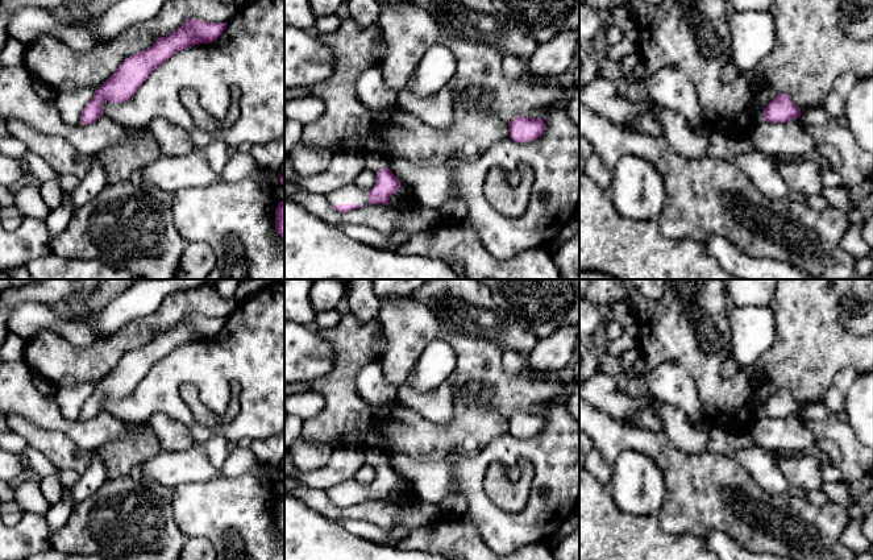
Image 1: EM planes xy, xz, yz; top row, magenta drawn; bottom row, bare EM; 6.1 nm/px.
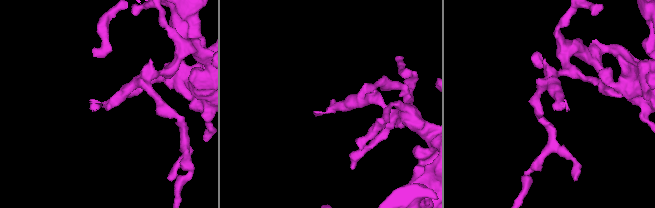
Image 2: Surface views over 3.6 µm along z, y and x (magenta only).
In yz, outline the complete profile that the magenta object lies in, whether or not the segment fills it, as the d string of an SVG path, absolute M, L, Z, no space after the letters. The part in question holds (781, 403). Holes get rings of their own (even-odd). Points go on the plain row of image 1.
M778 387L778 390L768 399L766 403L761 405L754 402L753 405L753 423L764 416L768 418L786 418L797 414L801 405L793 398L787 389Z

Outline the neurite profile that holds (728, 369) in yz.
M731 353L724 360L724 362L722 365L722 369L720 369L720 373L726 378L733 377L733 376L736 376L739 373L737 364L733 360L733 357L731 356Z

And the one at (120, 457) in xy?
M125 423L132 431L125 440L115 440L95 453L103 460L108 478L128 476L136 466L144 465L162 451L161 443L146 423Z

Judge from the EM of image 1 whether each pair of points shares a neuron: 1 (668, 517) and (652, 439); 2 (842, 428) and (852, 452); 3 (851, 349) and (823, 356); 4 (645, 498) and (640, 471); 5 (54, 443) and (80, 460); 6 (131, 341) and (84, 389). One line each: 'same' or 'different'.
1: same
2: same
3: same
4: same
5: same
6: different

